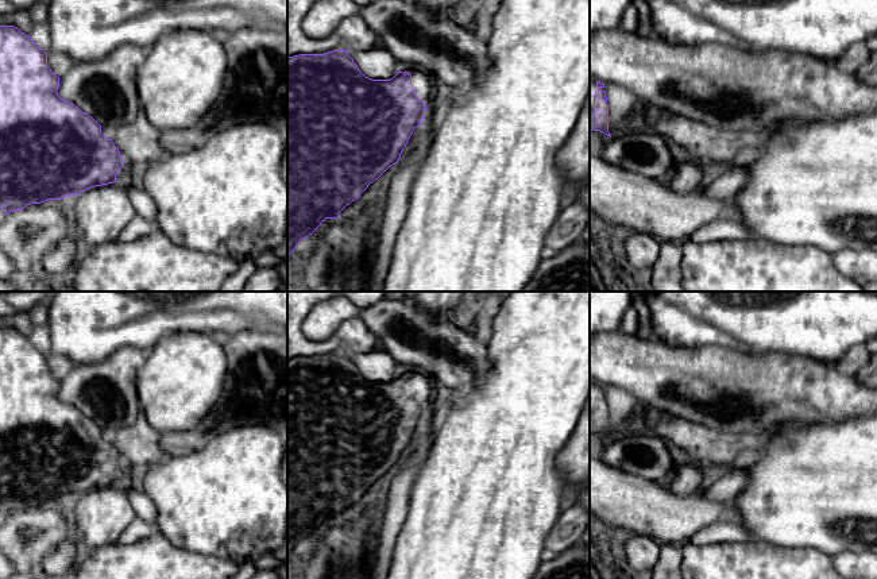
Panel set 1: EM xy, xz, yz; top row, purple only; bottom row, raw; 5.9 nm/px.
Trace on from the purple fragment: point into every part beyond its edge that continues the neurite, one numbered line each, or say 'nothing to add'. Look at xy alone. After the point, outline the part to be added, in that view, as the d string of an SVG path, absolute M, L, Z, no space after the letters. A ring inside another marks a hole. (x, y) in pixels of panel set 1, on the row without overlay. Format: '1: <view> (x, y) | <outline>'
1: xy (122, 478) | M124 466L123 472L117 475L116 485L127 485L128 483L128 468Z

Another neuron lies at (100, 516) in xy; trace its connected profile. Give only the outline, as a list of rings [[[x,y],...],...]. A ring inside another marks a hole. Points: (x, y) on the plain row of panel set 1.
[[[124,485],[90,490],[73,498],[67,510],[84,552],[116,544],[136,518]]]

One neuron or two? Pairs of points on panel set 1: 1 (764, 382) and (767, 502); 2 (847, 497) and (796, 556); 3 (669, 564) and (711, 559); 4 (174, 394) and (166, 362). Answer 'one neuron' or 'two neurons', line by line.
1: two neurons
2: two neurons
3: two neurons
4: one neuron

